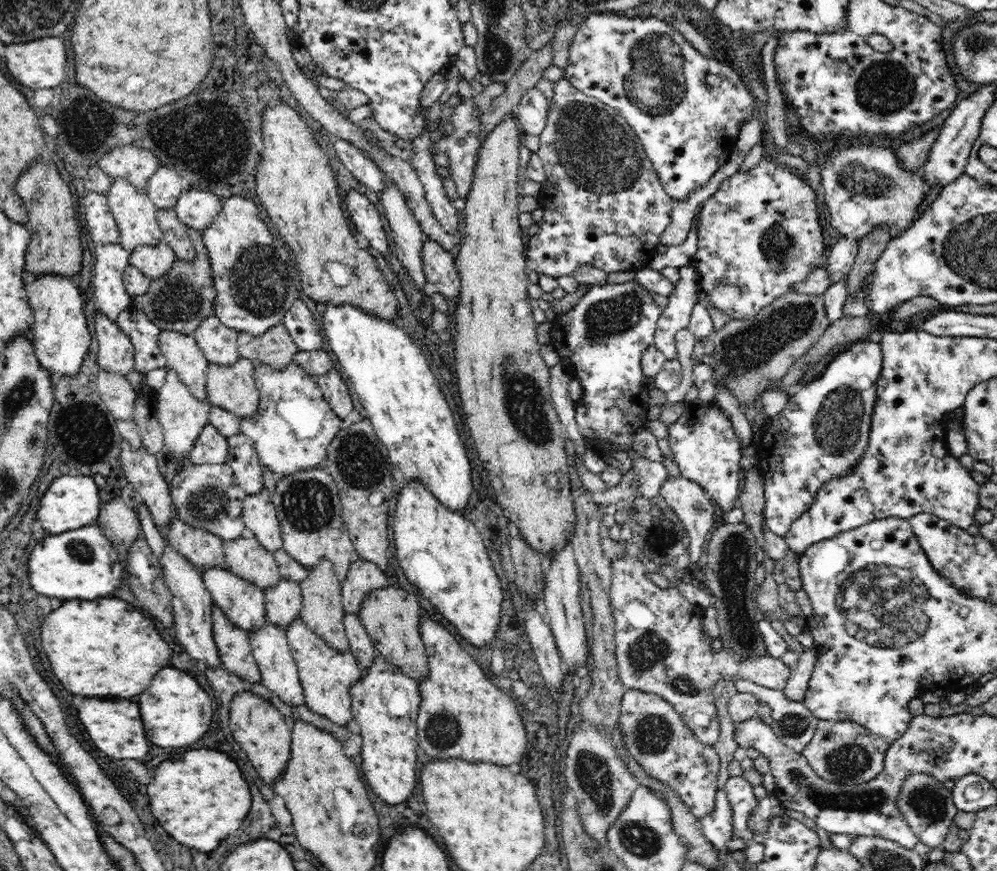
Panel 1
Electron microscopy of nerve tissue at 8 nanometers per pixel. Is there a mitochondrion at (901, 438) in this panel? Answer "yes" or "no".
yes

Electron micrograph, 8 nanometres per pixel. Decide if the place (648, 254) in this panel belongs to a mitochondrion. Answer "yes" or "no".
no

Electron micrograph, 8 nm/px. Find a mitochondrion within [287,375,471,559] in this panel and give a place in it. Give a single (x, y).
(359, 461)

